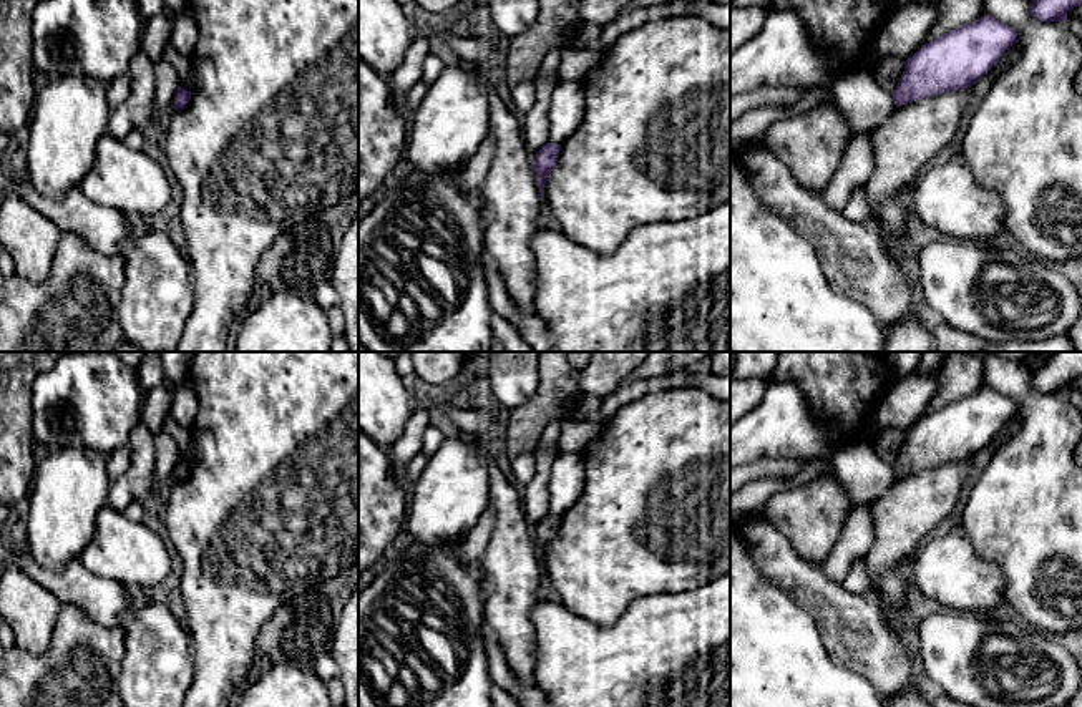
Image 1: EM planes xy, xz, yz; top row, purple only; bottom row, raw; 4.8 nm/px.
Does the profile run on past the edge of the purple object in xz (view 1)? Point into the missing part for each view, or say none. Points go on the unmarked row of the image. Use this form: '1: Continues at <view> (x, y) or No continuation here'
1: No continuation here

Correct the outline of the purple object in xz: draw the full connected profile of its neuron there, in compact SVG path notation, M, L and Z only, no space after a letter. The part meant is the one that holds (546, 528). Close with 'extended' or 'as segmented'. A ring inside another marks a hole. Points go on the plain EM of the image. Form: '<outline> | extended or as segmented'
M548 514L544 519L541 519L536 524L534 544L536 544L538 559L543 569L544 569L546 549L556 539L559 521L561 521L561 516Z | as segmented

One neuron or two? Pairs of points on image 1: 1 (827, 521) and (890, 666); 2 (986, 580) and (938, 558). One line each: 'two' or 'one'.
1: two
2: one

